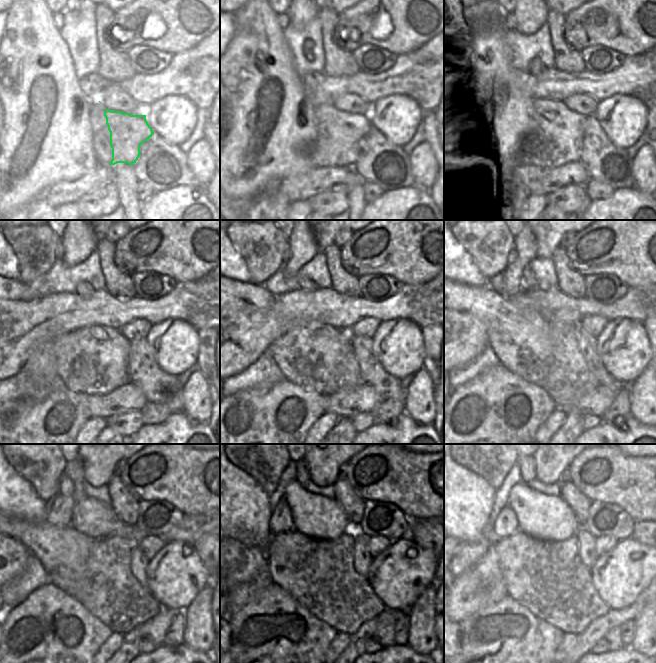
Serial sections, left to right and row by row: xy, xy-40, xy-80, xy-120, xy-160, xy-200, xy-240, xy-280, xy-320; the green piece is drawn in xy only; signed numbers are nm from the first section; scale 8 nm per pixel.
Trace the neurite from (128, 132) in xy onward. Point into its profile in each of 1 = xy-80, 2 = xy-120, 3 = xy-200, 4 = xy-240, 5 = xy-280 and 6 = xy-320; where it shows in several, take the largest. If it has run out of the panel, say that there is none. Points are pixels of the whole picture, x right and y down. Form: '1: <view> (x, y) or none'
1: xy-80 (558, 132)
2: xy-120 (94, 361)
3: xy-200 (528, 355)
4: xy-240 (65, 568)
5: xy-280 (279, 546)
6: xy-320 (504, 548)

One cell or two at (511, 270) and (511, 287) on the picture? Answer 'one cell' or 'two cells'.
one cell

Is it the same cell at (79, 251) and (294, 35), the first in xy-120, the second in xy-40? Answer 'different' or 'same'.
different

